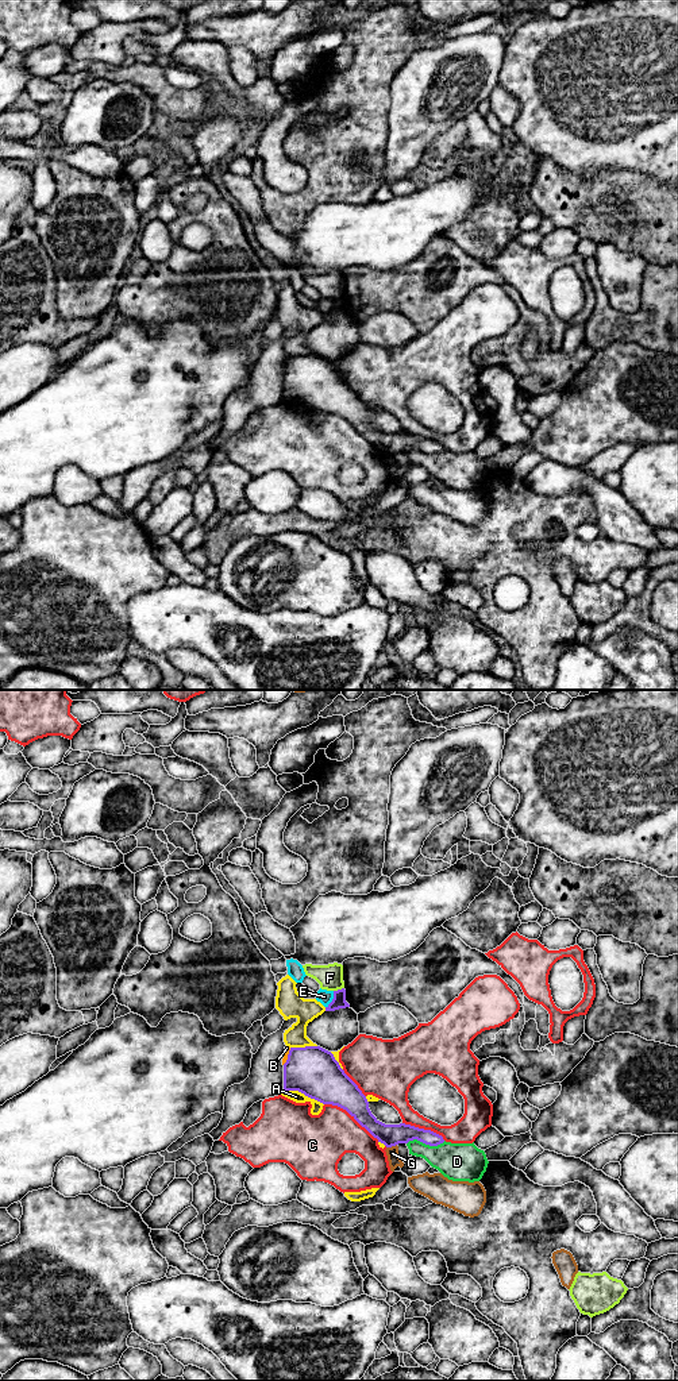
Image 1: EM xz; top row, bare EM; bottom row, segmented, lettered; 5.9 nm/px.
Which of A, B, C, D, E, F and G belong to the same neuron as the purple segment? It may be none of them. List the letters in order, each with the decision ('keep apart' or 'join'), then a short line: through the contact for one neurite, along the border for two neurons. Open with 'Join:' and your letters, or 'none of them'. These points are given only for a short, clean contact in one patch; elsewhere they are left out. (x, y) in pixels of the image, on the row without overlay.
Join: none of them
A: keep apart
B: keep apart; line xz (291, 357), (282, 373)
C: keep apart
D: keep apart
E: keep apart; line xz (334, 300), (334, 307), (326, 316)
F: keep apart
G: keep apart

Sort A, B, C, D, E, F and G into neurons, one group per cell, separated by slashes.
A / B / C / D / E / F / G

